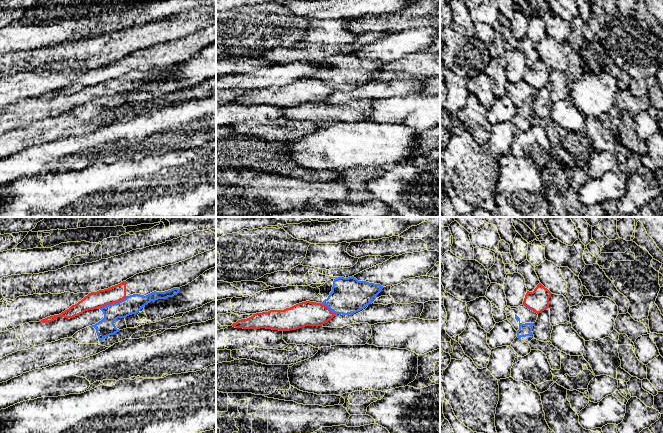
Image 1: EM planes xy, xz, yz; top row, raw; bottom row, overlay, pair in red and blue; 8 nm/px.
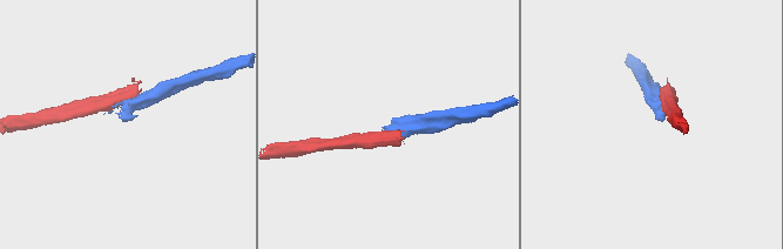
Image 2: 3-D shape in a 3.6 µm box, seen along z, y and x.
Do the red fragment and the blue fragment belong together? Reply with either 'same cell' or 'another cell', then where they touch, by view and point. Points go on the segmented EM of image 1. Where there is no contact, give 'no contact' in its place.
another cell; meets red in xy at (111, 303)

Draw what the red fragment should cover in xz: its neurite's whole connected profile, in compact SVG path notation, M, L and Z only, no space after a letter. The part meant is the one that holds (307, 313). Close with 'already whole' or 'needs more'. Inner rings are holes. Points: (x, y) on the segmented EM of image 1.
M302 302L284 310L256 313L247 319L238 320L231 326L243 329L296 330L305 326L322 326L336 314L327 306L316 302Z; already whole

